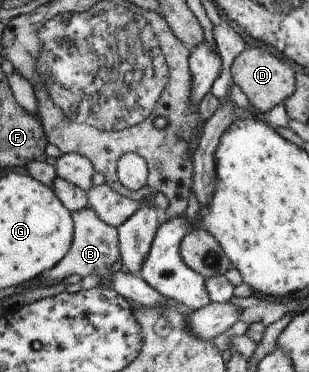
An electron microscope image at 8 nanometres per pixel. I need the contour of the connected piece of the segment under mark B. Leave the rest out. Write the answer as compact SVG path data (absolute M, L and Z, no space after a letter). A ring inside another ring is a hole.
M88 206L72 212L71 218L73 233L68 252L46 274L38 275L38 282L41 286L50 286L50 284L56 284L70 274L78 274L81 278L88 275L99 275L102 279L101 283L107 285L111 275L108 269L119 260L116 227L102 222Z

